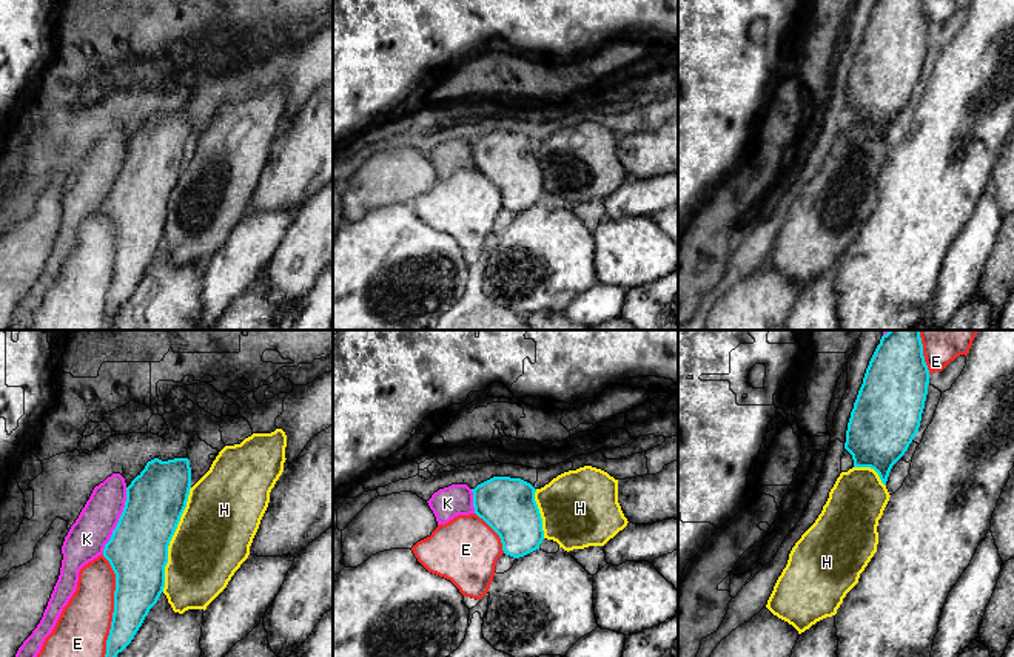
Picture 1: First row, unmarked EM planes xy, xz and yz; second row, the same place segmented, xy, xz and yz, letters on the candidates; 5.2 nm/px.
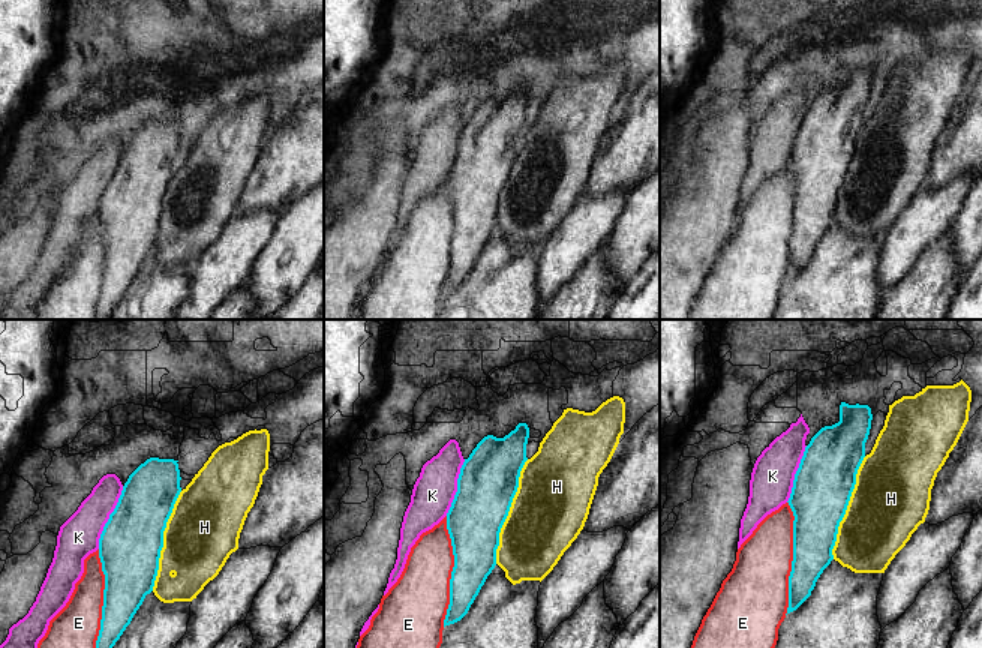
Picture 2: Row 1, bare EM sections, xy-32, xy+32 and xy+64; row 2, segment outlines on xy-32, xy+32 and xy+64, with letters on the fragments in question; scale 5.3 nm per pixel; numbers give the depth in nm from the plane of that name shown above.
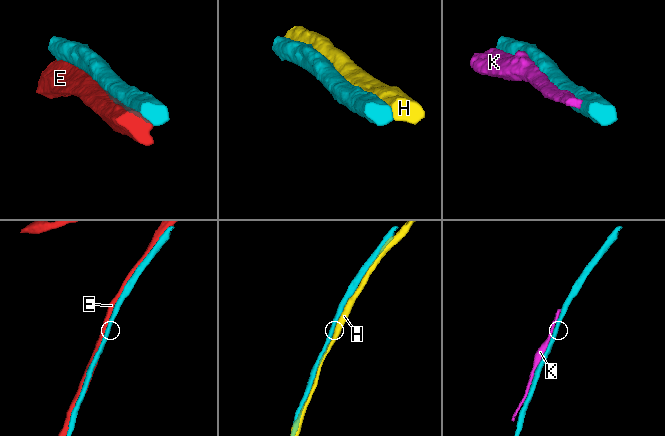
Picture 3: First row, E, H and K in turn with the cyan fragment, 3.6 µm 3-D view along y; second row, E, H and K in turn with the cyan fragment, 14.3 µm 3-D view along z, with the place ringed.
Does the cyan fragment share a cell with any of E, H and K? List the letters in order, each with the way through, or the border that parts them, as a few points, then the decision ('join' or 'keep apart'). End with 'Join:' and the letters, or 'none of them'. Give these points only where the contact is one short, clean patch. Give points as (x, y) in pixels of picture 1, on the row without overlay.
E: keep apart
H: keep apart
K: keep apart
Join: none of them

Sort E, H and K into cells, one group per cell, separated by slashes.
E / H / K

